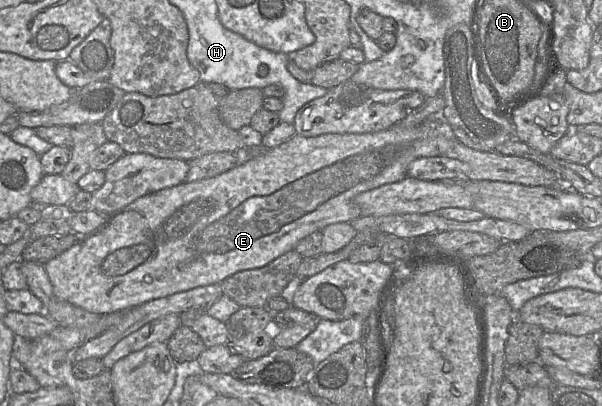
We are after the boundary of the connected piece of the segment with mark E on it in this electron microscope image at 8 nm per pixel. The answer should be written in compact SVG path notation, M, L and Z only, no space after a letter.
M397 124L387 130L361 134L327 133L315 137L295 134L284 143L271 149L262 149L246 162L237 164L230 170L215 177L194 182L183 182L136 199L127 206L105 216L105 222L102 226L89 235L81 236L75 245L46 262L44 267L52 283L54 294L60 299L96 314L125 312L154 299L200 286L221 283L227 277L239 271L267 265L286 252L294 250L297 243L311 233L322 231L330 224L351 222L360 217L362 215L361 210L354 203L354 198L359 193L375 189L384 184L400 181L407 177L408 166L412 161L420 157L433 156L439 156L439 150L435 147L435 138L424 138L420 125L414 128L405 128Z

